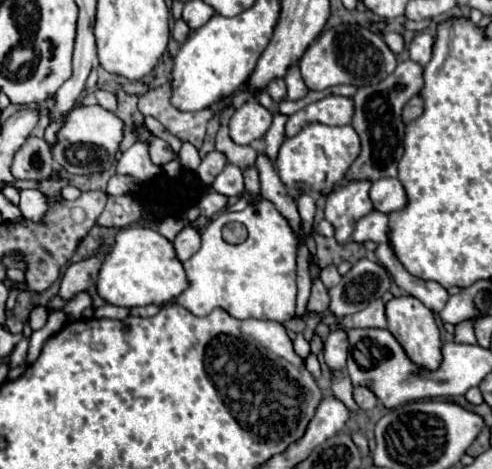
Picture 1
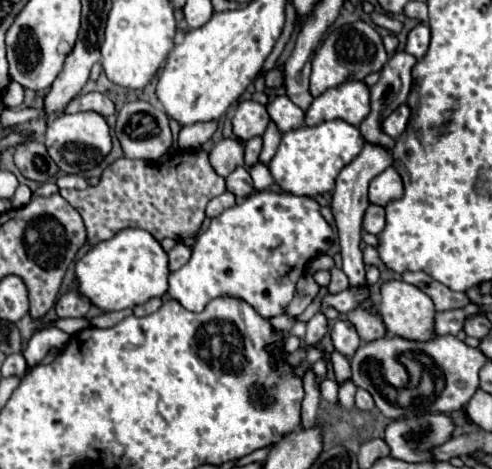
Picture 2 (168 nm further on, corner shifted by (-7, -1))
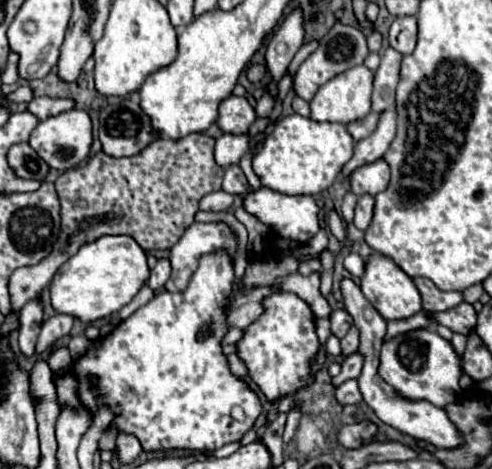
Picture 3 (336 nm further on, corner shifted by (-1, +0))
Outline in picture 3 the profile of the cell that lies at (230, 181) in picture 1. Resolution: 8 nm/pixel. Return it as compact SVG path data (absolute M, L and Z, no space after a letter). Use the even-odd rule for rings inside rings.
M231 165L229 169L225 169L223 191L231 193L231 195L245 195L249 191L249 183L239 165Z

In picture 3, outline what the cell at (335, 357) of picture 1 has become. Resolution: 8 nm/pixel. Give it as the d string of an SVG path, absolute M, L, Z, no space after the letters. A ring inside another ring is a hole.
M339 309L339 311L333 311L331 313L331 333L335 335L335 337L345 337L345 333L349 331L349 327L353 325L353 319L349 317L349 313L347 311L343 311L343 309Z

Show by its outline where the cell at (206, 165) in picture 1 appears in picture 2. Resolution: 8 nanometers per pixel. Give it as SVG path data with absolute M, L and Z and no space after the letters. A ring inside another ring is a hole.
M223 138L219 144L215 144L215 148L209 154L213 170L219 176L231 174L231 170L235 170L235 168L245 164L243 152L245 152L245 146L239 140L225 140Z

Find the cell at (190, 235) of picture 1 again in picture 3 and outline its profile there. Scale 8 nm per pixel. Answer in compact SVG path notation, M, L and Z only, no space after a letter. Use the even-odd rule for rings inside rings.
M159 259L157 265L155 265L153 271L151 271L151 277L149 277L149 283L147 283L147 285L149 285L153 291L159 291L159 289L163 289L165 281L169 279L169 275L171 275L169 259Z

